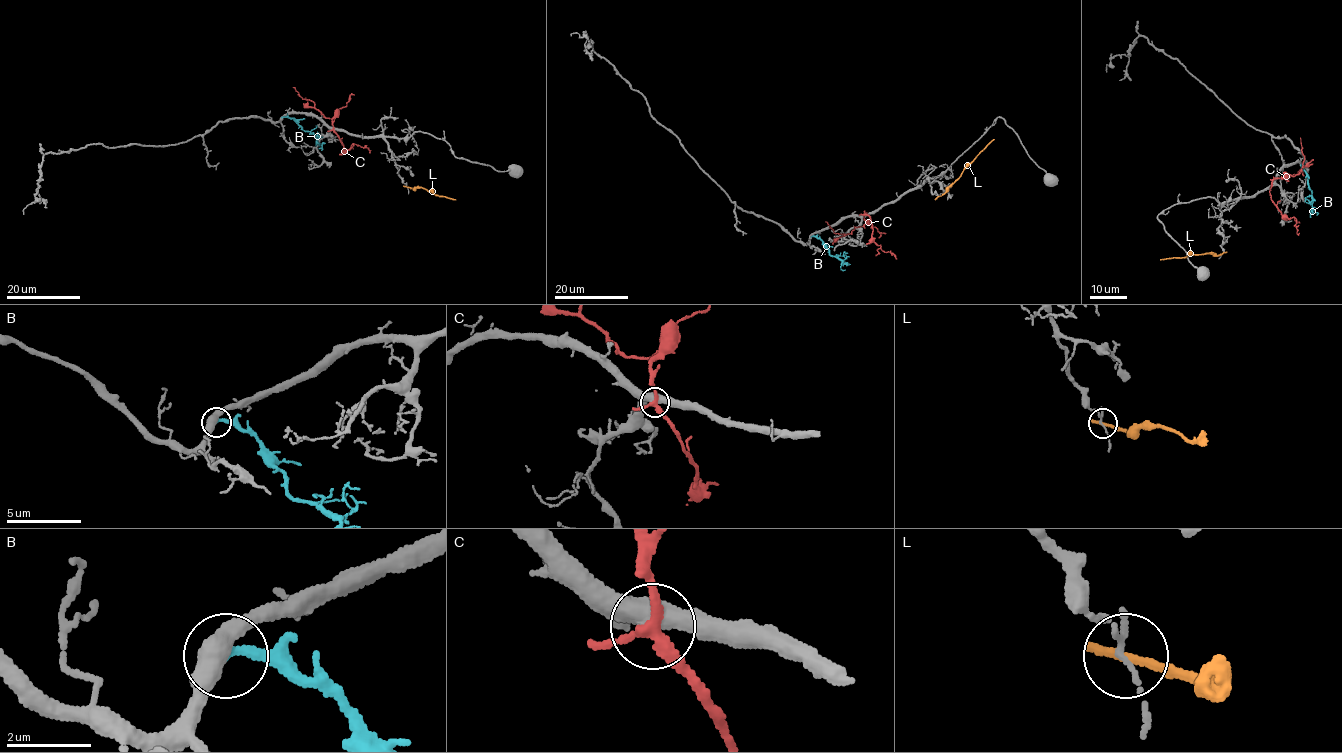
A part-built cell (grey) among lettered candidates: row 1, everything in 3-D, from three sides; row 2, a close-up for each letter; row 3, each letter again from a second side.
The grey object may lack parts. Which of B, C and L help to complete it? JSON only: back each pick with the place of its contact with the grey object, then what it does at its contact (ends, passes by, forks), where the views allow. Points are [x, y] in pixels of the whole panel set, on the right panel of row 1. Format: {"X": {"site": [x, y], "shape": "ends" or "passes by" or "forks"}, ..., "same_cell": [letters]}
{"B": {"site": [1302, 164], "shape": "ends"}, "same_cell": ["B"]}

